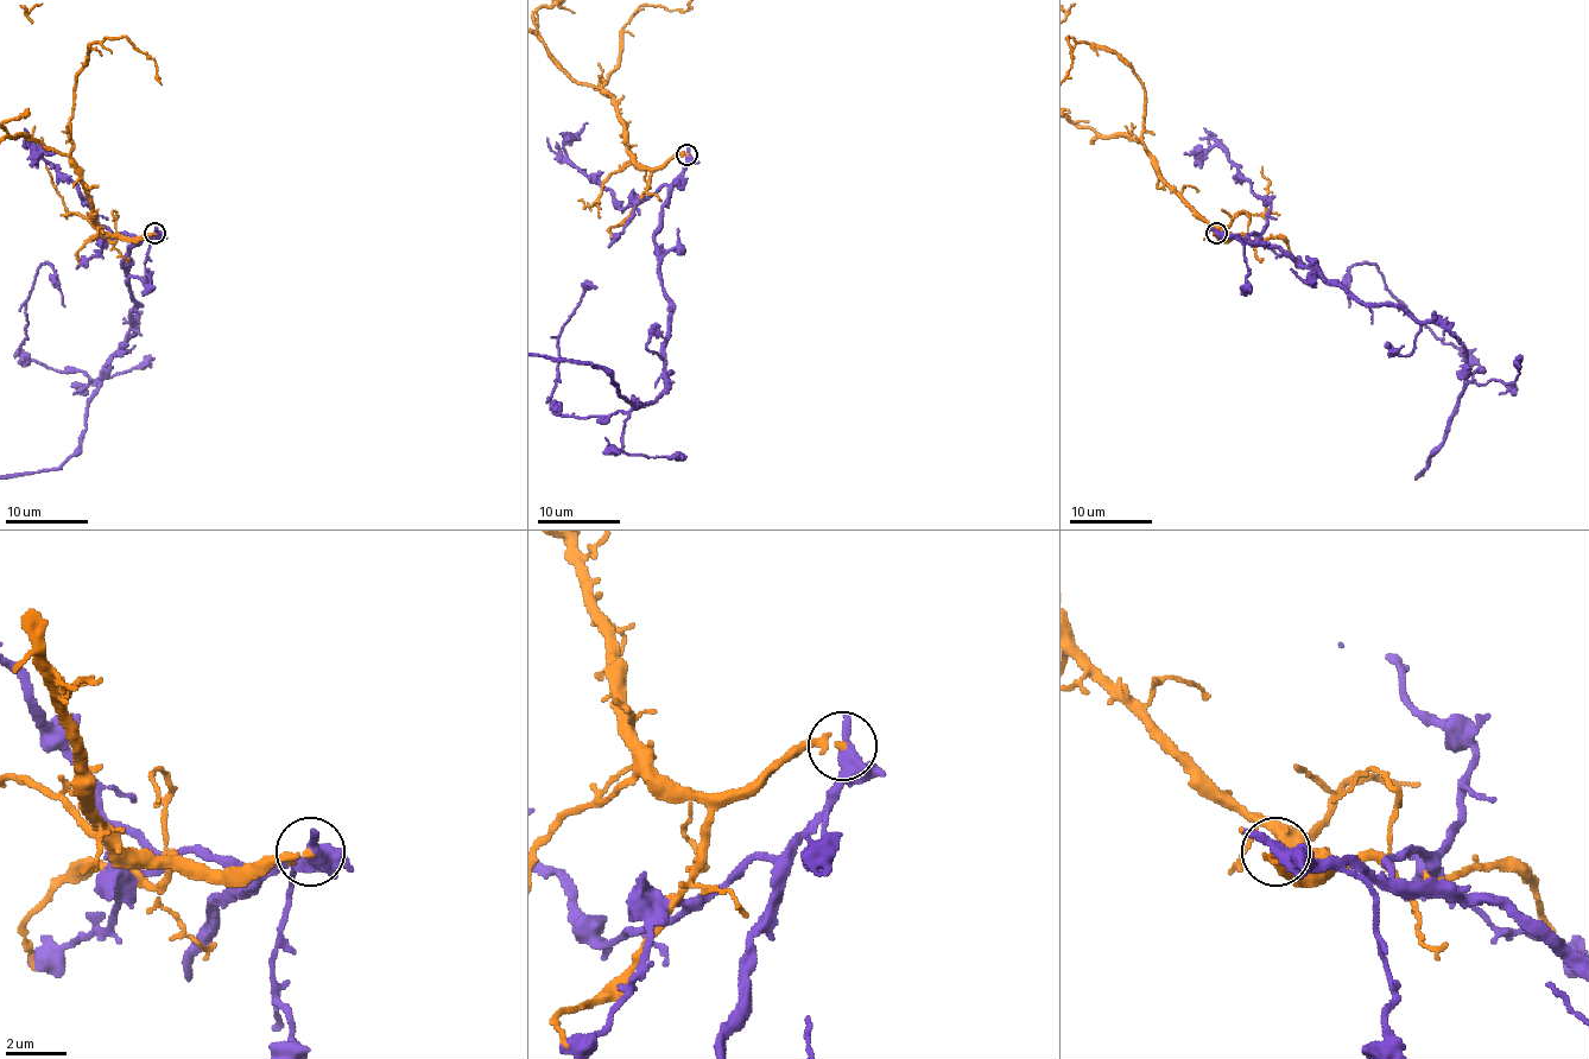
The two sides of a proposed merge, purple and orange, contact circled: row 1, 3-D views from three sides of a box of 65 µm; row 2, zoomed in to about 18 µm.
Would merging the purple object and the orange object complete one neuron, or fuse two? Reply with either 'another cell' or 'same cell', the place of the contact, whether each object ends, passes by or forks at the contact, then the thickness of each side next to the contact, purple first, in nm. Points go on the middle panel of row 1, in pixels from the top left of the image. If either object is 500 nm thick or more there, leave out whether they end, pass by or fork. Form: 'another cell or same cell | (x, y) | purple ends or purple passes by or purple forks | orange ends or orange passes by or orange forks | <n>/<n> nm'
another cell | (687, 154) | 600/240 nm

